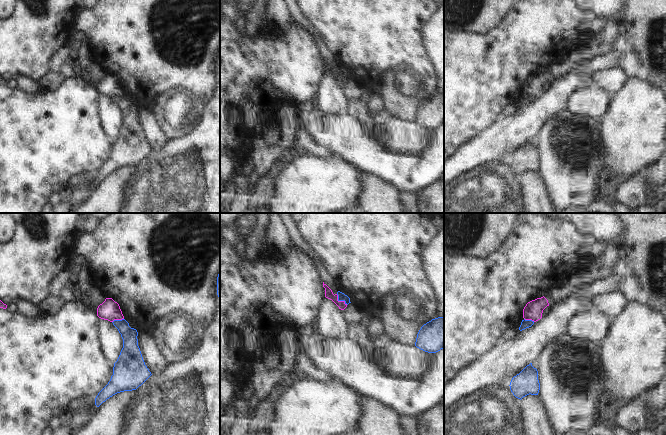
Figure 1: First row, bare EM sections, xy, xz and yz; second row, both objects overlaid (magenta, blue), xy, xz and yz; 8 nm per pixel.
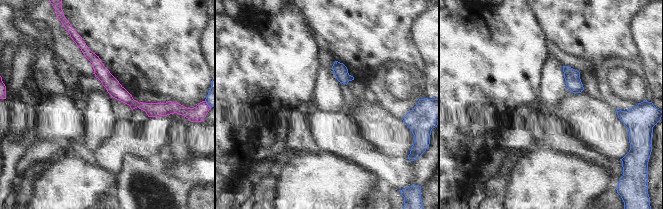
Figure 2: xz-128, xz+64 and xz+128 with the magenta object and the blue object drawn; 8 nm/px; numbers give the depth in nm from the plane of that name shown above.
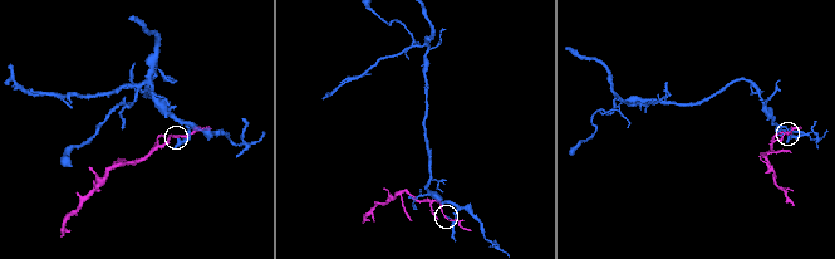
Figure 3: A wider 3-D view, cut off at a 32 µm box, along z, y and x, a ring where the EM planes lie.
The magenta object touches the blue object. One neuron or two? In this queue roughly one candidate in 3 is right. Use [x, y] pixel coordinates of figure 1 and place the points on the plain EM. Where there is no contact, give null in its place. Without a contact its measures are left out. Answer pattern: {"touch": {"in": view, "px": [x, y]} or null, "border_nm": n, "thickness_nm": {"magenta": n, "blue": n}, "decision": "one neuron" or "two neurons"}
{"touch": {"in": "xz", "px": [340, 77]}, "border_nm": 130, "thickness_nm": {"magenta": 70, "blue": 60}, "decision": "two neurons"}

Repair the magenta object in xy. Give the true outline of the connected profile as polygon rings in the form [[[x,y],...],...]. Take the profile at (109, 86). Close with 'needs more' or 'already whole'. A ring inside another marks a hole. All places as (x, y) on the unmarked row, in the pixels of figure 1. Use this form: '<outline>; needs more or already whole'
[[[106,74],[105,77],[98,82],[97,92],[110,98],[124,95],[119,80],[112,74]]]; already whole

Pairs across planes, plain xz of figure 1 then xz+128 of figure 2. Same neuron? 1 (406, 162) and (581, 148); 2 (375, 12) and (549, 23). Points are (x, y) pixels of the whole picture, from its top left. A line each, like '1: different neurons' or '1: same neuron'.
1: same neuron
2: same neuron

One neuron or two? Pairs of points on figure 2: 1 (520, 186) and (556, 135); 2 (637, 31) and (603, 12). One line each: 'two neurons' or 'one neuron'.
1: two neurons
2: two neurons

